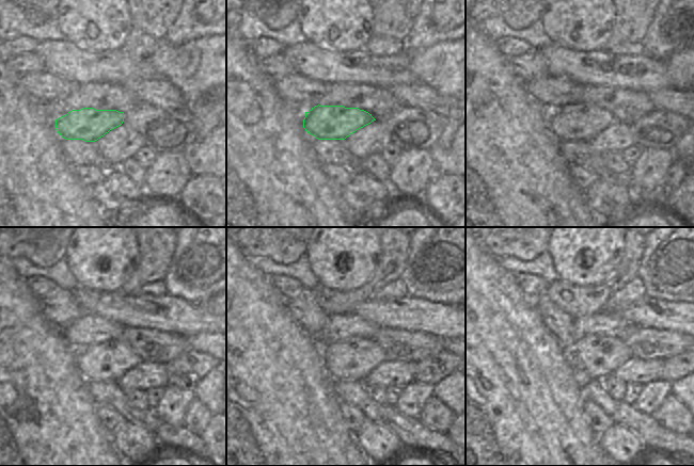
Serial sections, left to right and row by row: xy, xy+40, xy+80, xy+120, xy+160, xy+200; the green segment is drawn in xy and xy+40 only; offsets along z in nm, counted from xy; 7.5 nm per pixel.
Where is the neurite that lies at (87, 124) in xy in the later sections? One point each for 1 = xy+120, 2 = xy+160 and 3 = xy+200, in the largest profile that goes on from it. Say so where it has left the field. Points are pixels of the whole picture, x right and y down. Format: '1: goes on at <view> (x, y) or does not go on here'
1: goes on at xy+120 (109, 360)
2: goes on at xy+160 (353, 359)
3: goes on at xy+200 (593, 357)

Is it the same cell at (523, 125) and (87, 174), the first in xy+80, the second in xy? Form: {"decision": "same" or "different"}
{"decision": "different"}

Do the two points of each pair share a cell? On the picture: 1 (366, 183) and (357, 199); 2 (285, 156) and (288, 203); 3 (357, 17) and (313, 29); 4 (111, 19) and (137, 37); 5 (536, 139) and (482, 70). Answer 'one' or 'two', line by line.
1: one
2: one
3: one
4: two
5: one

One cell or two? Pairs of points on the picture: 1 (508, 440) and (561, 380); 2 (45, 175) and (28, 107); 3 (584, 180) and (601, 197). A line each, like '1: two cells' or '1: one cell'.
1: one cell
2: one cell
3: two cells

